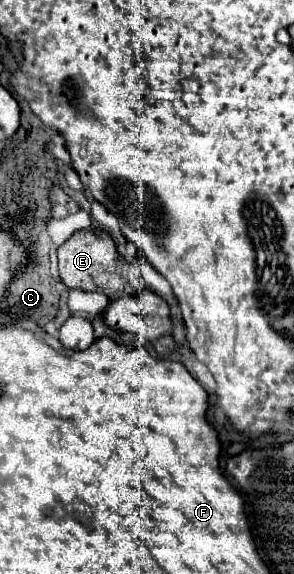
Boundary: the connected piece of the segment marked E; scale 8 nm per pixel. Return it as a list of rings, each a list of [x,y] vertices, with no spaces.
[[[103,228],[77,230],[69,240],[65,240],[57,248],[57,258],[59,258],[59,274],[67,288],[79,288],[87,292],[101,292],[113,296],[117,292],[123,292],[127,284],[129,266],[123,266],[111,236]]]

